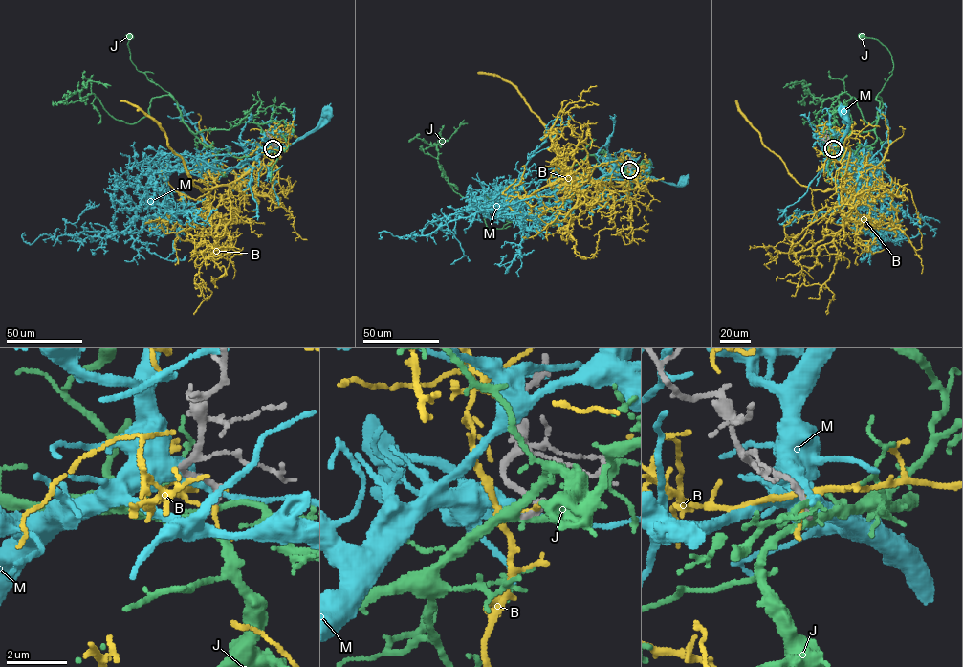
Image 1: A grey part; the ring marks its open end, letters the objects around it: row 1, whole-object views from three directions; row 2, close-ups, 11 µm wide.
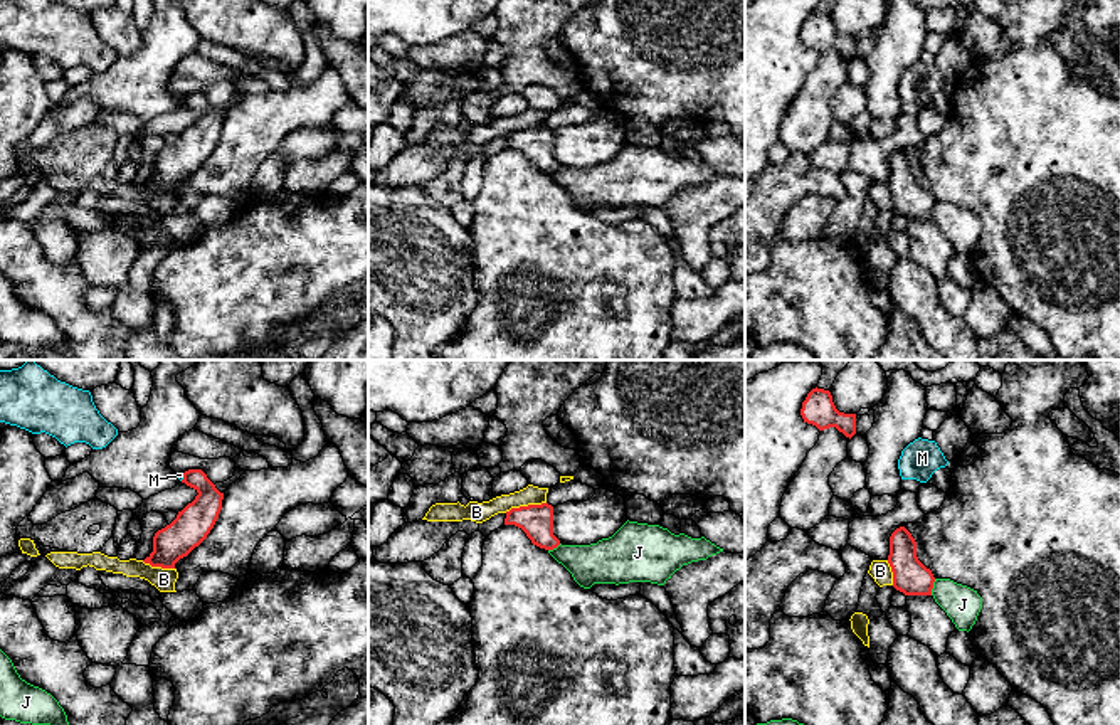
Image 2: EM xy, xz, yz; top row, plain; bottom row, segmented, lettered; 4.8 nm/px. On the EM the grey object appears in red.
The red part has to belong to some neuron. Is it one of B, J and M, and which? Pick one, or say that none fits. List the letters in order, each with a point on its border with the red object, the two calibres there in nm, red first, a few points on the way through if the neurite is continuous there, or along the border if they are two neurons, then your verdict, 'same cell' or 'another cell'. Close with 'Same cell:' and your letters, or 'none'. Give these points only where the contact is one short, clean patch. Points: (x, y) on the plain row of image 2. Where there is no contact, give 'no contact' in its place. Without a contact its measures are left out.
B: meets red in xz at (525, 130); 160 nm thick on the red side, 100 nm on the other; border along xz (545, 125), (512, 130), (505, 135); another cell
J: meets red in yz at (932, 211); 170 nm thick on the red side, 180 nm on the other; another cell
M: meets red in xy at (184, 100); 170 nm thick on the red side, 30 nm on the other; border along xy (184, 96), (180, 103); another cell
Same cell: none

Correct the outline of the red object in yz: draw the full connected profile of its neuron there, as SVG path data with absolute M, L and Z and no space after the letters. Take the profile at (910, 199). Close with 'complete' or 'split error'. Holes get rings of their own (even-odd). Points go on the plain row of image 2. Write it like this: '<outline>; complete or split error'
M900 150L890 160L888 187L893 195L893 210L905 219L932 219L935 200L917 180L917 165Z; complete

